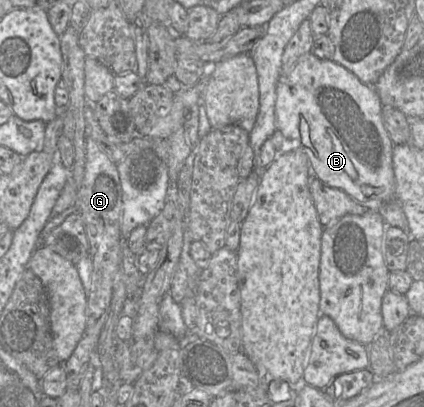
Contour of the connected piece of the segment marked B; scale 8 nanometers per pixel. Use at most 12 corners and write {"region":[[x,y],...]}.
{"region":[[309,52],[276,128],[358,203],[395,199],[373,86]]}

